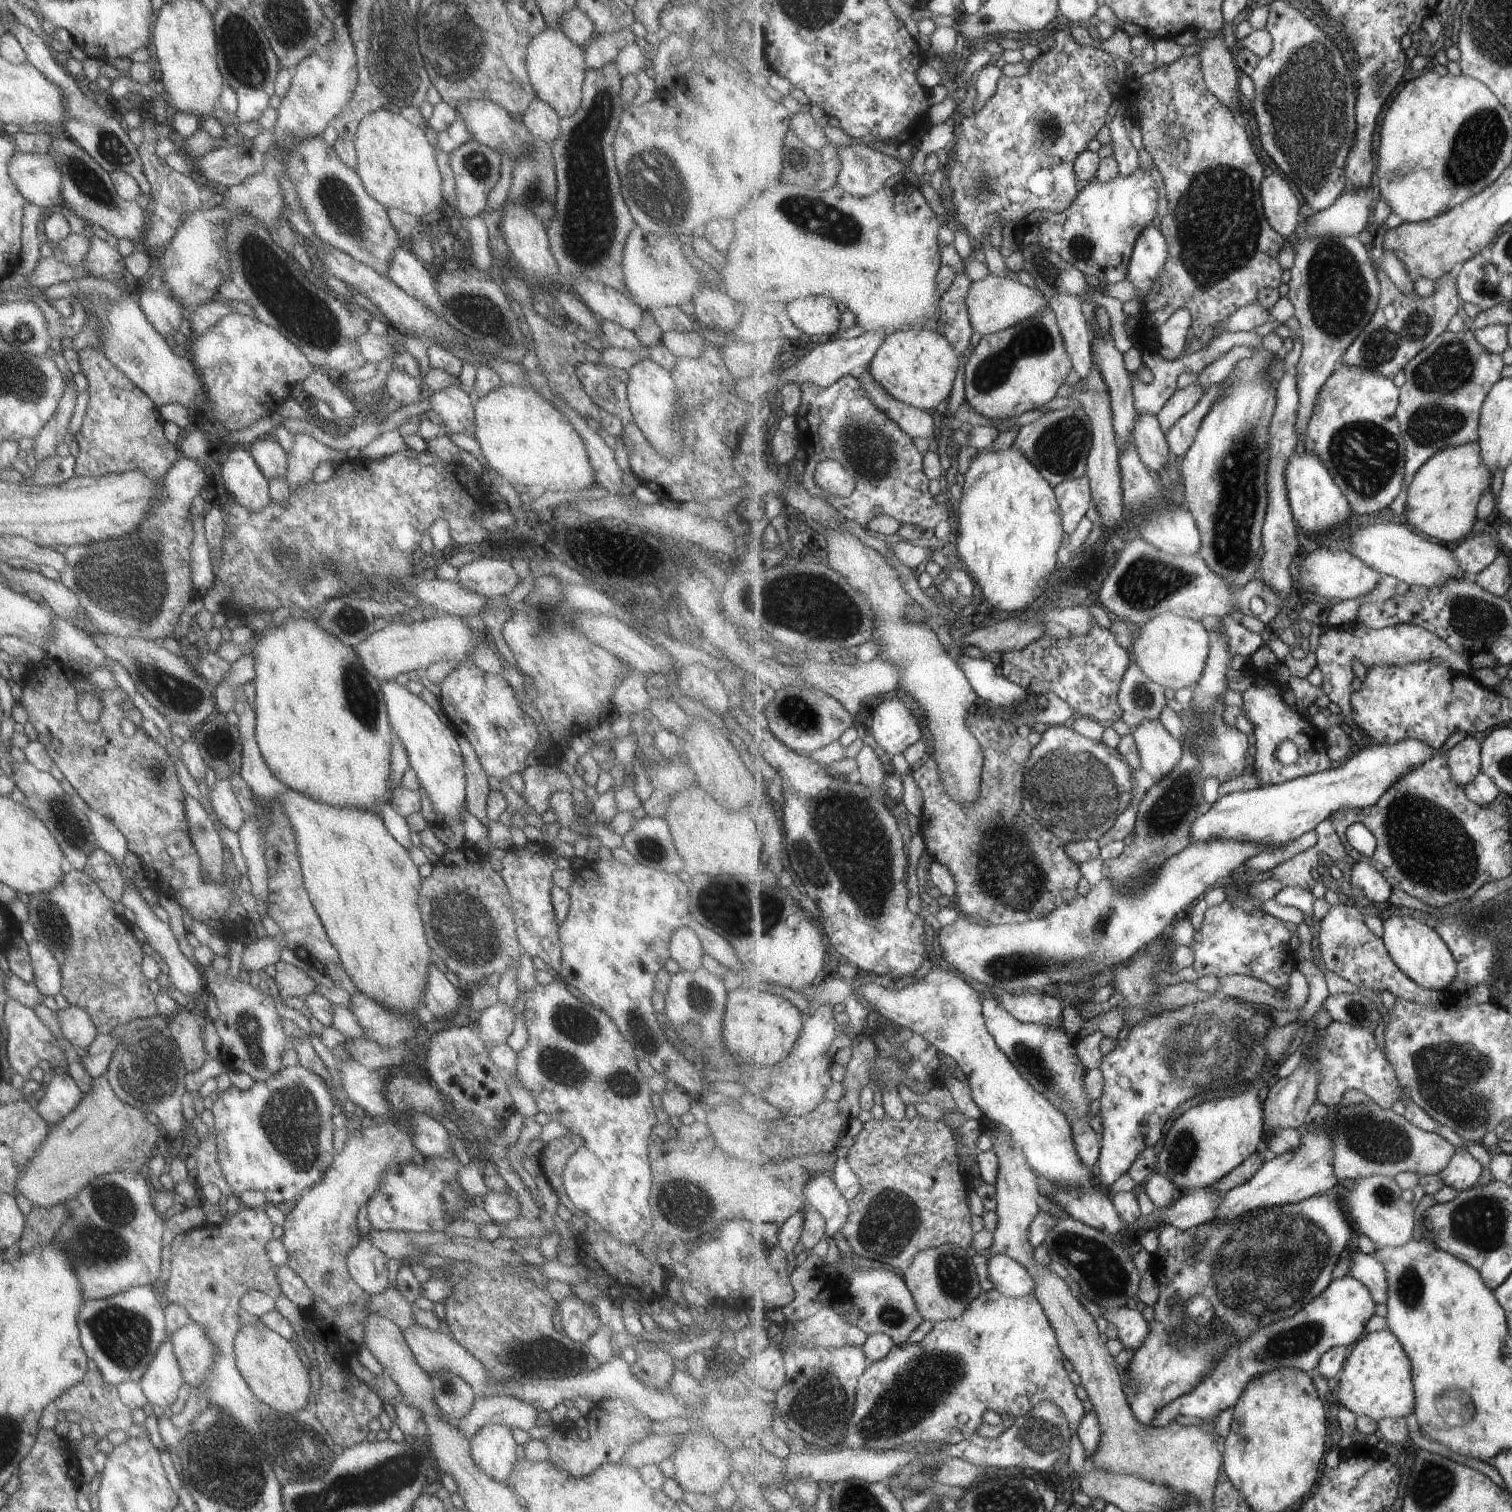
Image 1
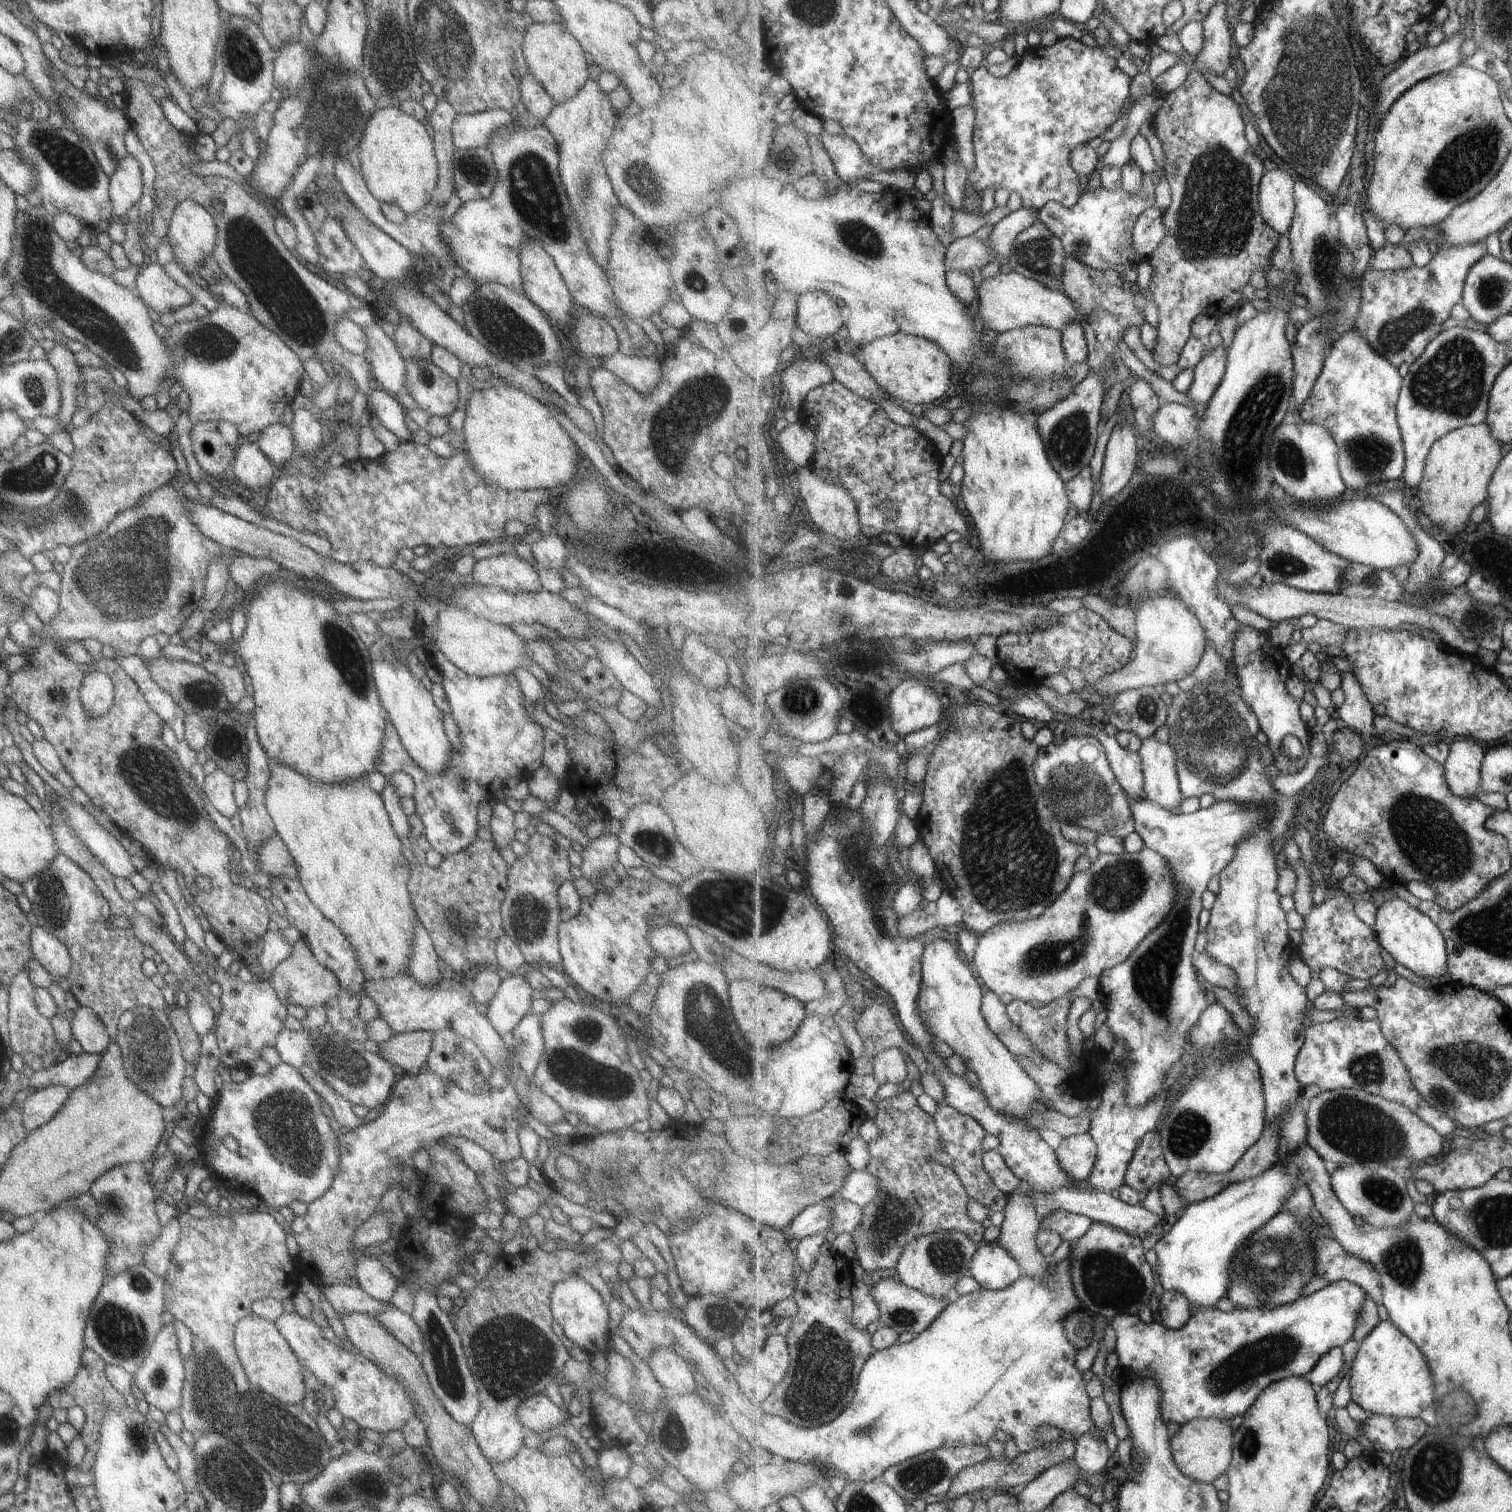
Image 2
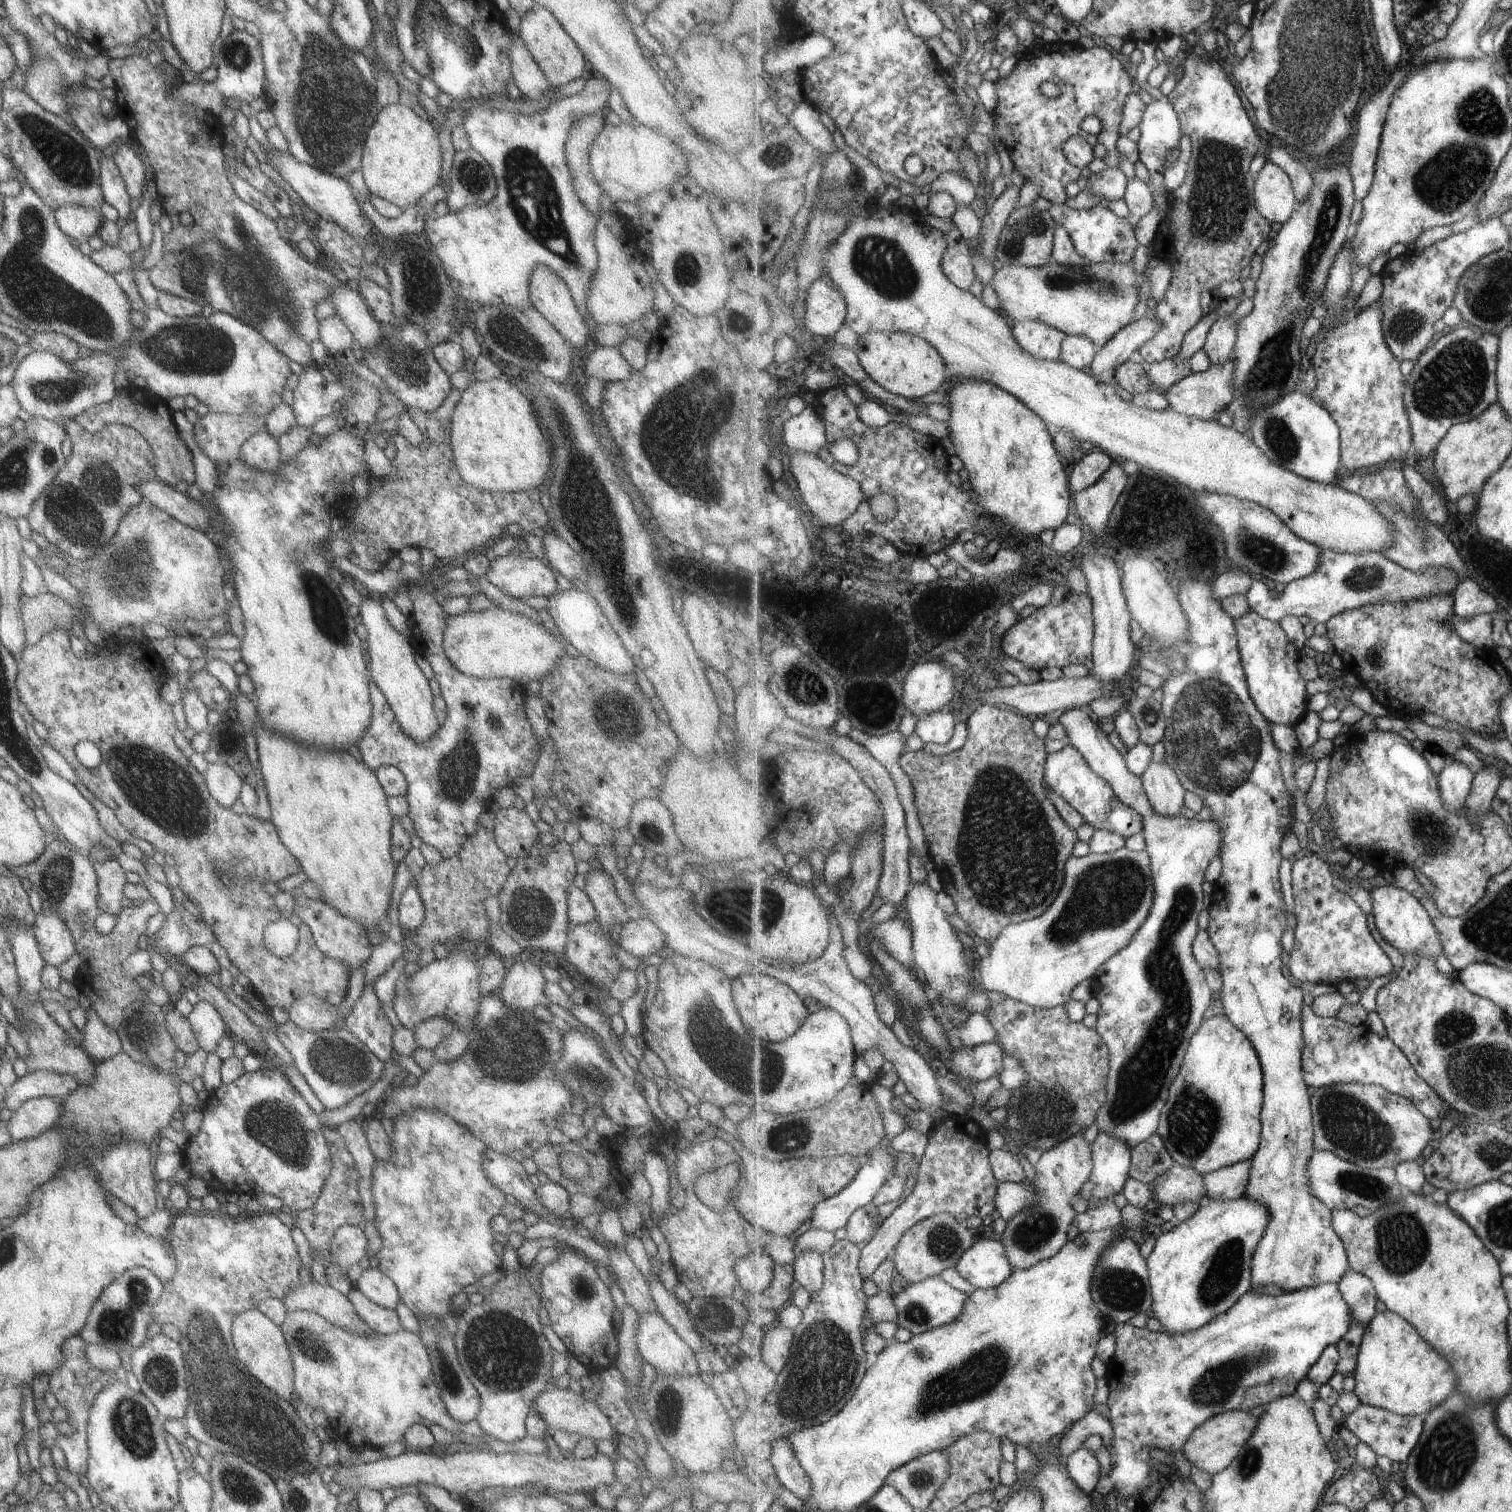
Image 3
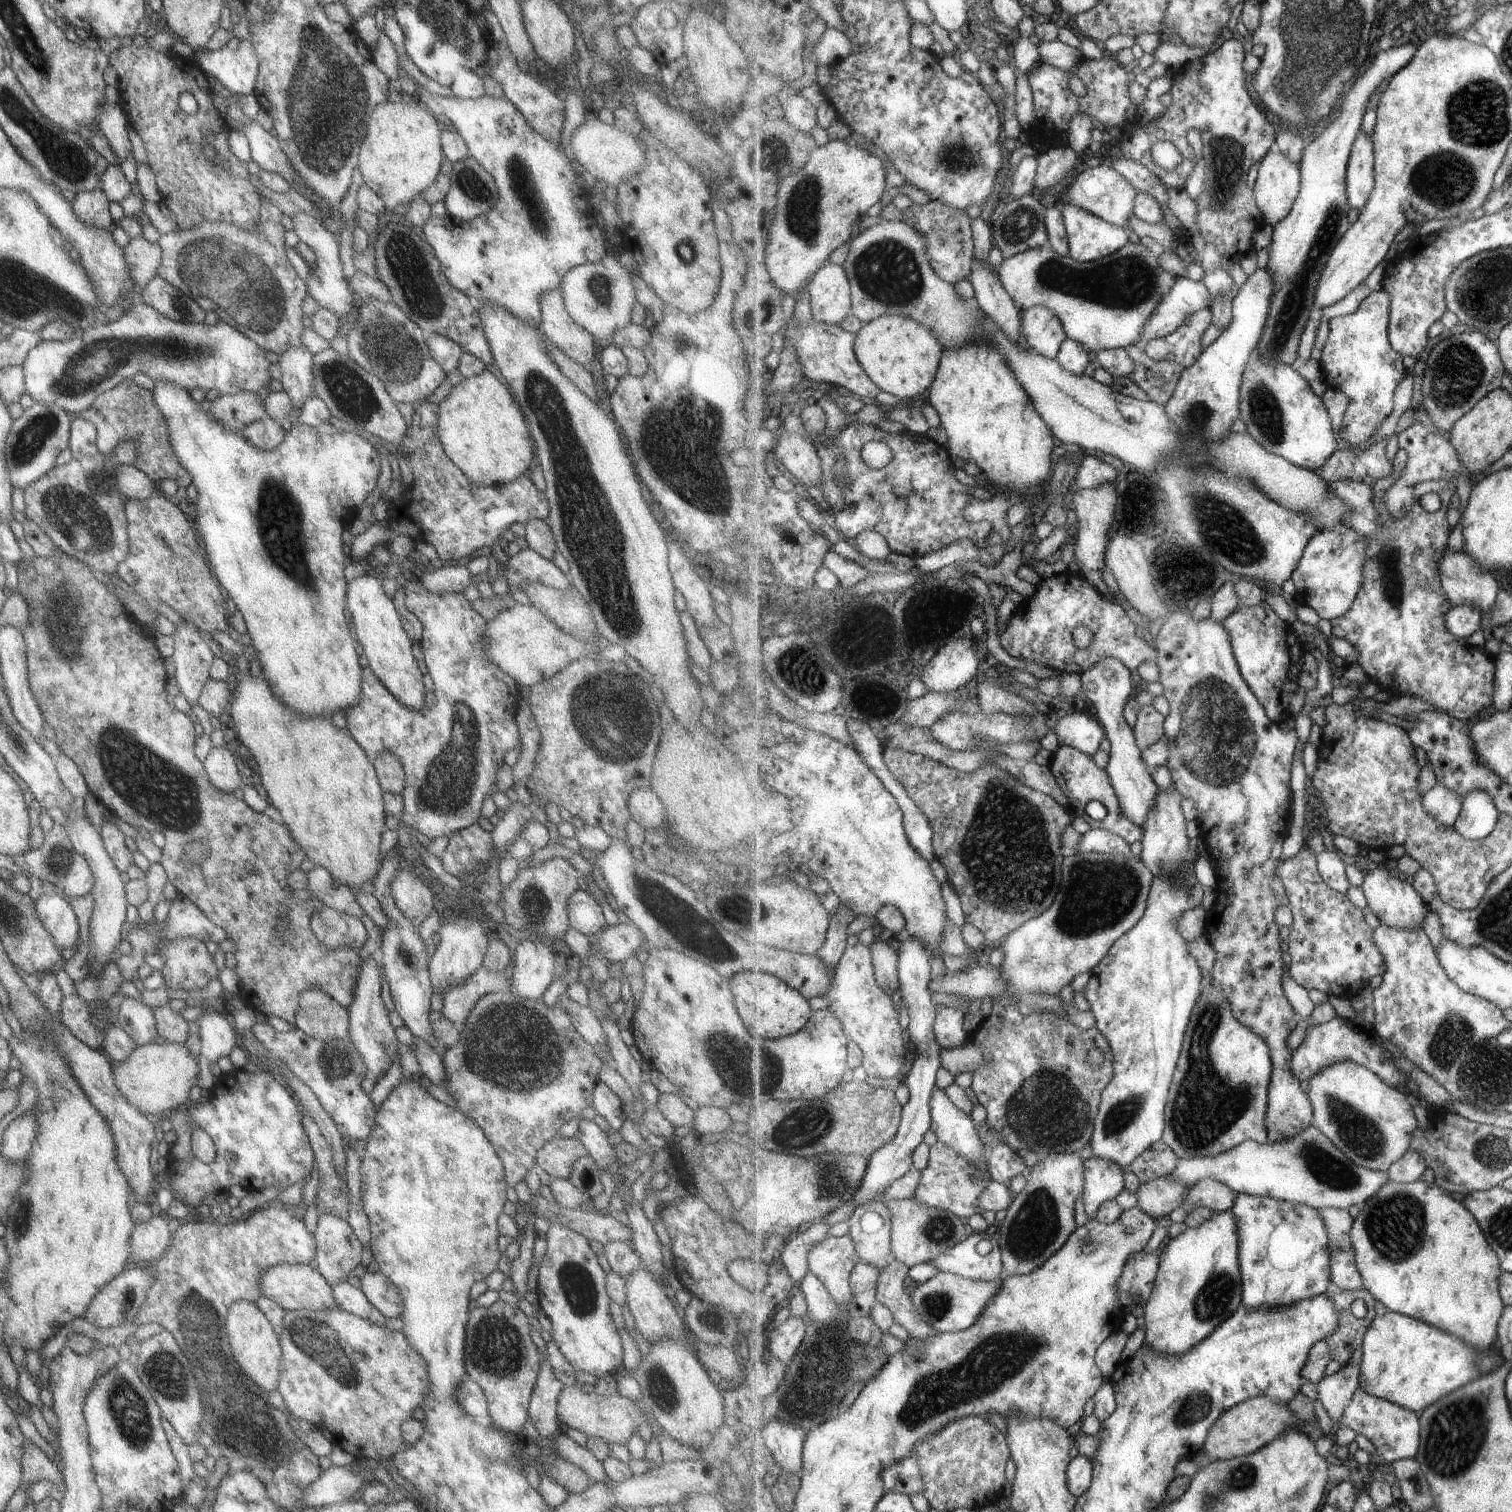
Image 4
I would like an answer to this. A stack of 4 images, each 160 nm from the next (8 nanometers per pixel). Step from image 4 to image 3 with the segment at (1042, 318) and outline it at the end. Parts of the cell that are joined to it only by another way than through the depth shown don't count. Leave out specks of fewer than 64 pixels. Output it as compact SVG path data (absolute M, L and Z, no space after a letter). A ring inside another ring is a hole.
M1026 320L1012 328L1017 342L1033 356L1048 361L1062 360L1062 344L1067 335L1041 321Z

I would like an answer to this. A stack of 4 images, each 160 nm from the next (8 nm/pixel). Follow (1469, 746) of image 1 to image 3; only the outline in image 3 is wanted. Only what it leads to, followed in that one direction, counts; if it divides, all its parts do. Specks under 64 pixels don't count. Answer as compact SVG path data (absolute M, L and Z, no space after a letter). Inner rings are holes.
M1449 760L1439 773L1442 799L1452 811L1460 811L1466 802L1476 776L1468 764Z

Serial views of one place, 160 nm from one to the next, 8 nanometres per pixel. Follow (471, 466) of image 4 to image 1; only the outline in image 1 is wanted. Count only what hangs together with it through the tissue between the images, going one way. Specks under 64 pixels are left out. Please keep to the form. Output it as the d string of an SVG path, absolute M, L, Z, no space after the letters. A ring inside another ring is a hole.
M500 384L484 396L473 397L473 433L482 458L489 469L506 480L509 485L527 486L540 493L574 493L594 485L594 472L585 454L581 436L573 430L565 414L561 414L551 402L537 396L536 392L521 386Z

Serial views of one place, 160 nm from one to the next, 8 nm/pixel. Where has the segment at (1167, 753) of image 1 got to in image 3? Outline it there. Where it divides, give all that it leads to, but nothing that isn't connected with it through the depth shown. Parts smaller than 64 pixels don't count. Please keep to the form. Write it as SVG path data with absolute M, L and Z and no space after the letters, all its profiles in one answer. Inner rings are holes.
M1151 761L1143 773L1145 792L1158 813L1180 815L1185 806L1185 790L1173 768L1164 763Z

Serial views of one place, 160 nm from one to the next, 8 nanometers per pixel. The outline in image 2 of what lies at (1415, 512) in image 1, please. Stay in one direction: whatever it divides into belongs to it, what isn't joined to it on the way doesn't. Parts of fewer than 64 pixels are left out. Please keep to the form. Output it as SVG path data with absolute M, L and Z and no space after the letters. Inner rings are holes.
M1486 422L1455 429L1437 440L1432 446L1428 462L1425 465L1424 479L1416 491L1420 501L1420 512L1429 518L1431 524L1447 534L1461 534L1467 528L1473 508L1477 508L1479 504L1487 503L1490 495L1489 485L1492 483L1493 475L1505 455L1502 445L1502 442L1492 435L1492 430Z

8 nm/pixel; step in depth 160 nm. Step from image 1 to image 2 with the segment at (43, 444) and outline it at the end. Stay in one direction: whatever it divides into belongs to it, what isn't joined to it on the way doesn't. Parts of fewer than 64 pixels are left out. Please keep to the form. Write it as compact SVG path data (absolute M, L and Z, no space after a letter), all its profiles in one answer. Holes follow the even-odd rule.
M54 338L58 345L46 352L46 361L56 372L58 394L60 396L60 406L54 418L58 422L57 430L67 430L71 417L77 408L75 398L77 398L77 384L80 381L80 367L76 365L73 359L74 347L67 350L63 346L66 343L64 339Z

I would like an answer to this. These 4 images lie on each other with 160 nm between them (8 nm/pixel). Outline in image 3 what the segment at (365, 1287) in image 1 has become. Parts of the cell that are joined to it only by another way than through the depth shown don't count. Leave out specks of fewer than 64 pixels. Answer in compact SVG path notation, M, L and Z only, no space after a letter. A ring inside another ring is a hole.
M377 1267L361 1270L355 1287L367 1300L377 1306L394 1309L400 1300L392 1280L385 1276Z

